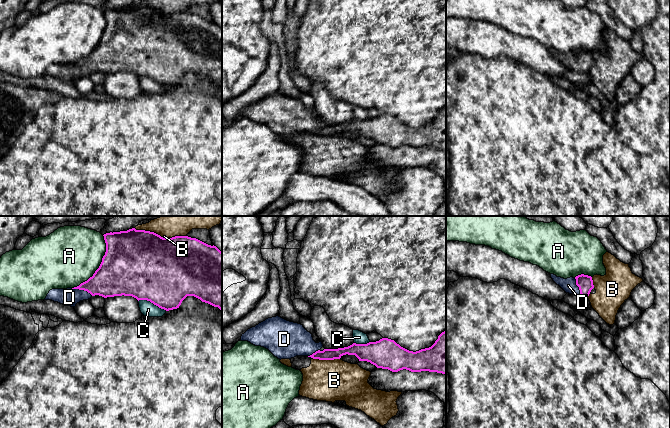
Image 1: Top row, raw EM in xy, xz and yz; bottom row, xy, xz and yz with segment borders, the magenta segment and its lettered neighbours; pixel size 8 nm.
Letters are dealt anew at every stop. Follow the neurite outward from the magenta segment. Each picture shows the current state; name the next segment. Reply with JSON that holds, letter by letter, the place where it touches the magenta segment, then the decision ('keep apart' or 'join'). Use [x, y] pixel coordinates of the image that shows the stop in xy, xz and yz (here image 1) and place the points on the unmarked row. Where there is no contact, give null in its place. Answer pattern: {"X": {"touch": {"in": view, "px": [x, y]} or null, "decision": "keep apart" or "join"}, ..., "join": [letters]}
{"A": {"touch": {"in": "xy", "px": [100, 41]}, "decision": "keep apart"}, "B": {"touch": {"in": "xy", "px": [159, 11]}, "decision": "keep apart"}, "C": {"touch": {"in": "xy", "px": [152, 78]}, "decision": "keep apart"}, "D": {"touch": {"in": "xy", "px": [82, 65]}, "decision": "join"}, "join": ["D"]}

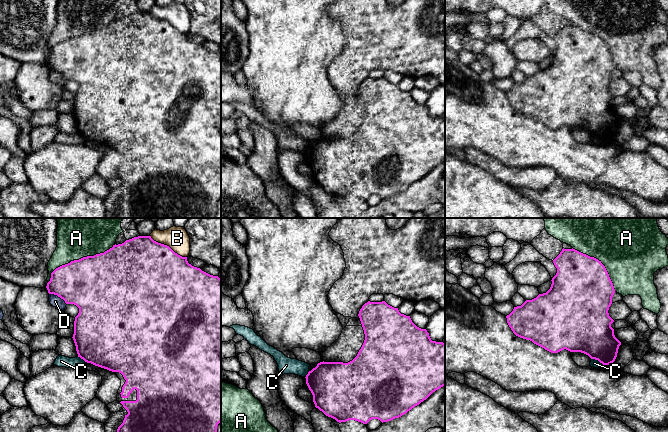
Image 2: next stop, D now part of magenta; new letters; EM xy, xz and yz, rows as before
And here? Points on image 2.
{"A": {"touch": {"in": "xy", "px": [79, 35]}, "decision": "keep apart"}, "B": {"touch": {"in": "xy", "px": [168, 22]}, "decision": "keep apart"}, "C": {"touch": {"in": "yz", "px": [597, 135]}, "decision": "keep apart"}, "D": {"touch": {"in": "xy", "px": [58, 72]}, "decision": "keep apart"}, "join": []}

